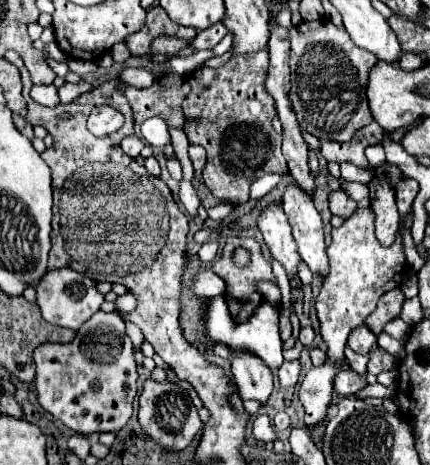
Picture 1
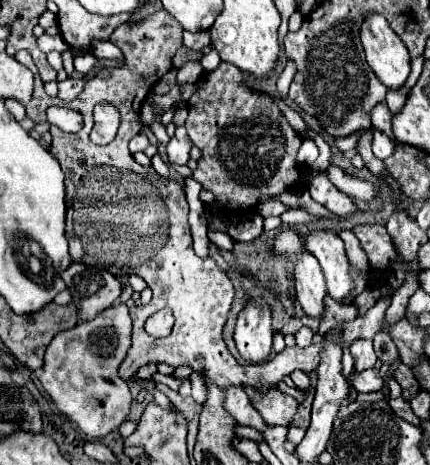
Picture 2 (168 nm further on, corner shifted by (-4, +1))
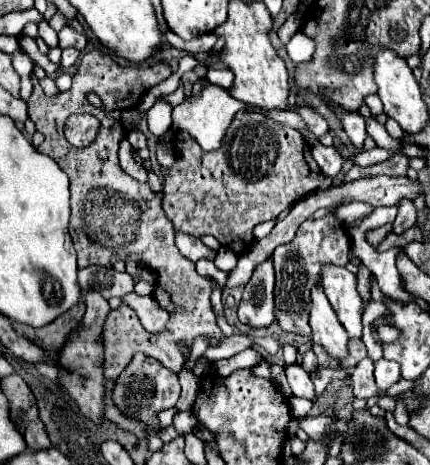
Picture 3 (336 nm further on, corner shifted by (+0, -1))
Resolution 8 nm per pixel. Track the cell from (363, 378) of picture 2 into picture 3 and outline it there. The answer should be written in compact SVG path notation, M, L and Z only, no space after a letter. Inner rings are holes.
M380 359L380 361L376 361L374 377L376 377L378 389L384 391L384 389L388 389L390 385L394 385L400 379L400 365L392 363L388 359Z

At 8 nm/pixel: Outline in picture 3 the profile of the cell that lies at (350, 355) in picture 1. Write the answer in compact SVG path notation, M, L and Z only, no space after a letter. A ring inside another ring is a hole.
M338 367L338 369L318 369L316 373L312 373L312 383L314 383L318 395L326 389L326 385L330 381L346 381L346 379L348 379L348 371L342 369L342 367Z

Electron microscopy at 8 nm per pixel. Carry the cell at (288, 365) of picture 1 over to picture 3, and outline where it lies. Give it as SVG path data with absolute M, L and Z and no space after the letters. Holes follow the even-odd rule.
M288 365L286 367L286 377L288 377L290 389L296 397L304 397L304 399L314 399L316 397L310 375L300 365Z

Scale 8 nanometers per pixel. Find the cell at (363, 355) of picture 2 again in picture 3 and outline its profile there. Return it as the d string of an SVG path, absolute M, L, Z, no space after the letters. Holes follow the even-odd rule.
M364 357L350 373L352 379L352 389L354 389L354 397L358 399L370 399L374 395L378 395L378 387L374 383L374 361L370 357Z

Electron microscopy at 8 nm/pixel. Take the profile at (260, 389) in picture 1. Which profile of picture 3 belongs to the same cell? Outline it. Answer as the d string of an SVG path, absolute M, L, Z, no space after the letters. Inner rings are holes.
M270 259L258 265L246 283L242 301L238 303L238 319L254 329L274 323L274 267Z

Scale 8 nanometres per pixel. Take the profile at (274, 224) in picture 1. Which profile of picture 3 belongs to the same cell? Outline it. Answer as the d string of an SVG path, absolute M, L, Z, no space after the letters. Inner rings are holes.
M320 285L312 287L312 307L310 307L310 327L312 327L312 341L322 345L334 359L340 359L346 351L348 333L340 325L332 305L328 303L324 289Z

